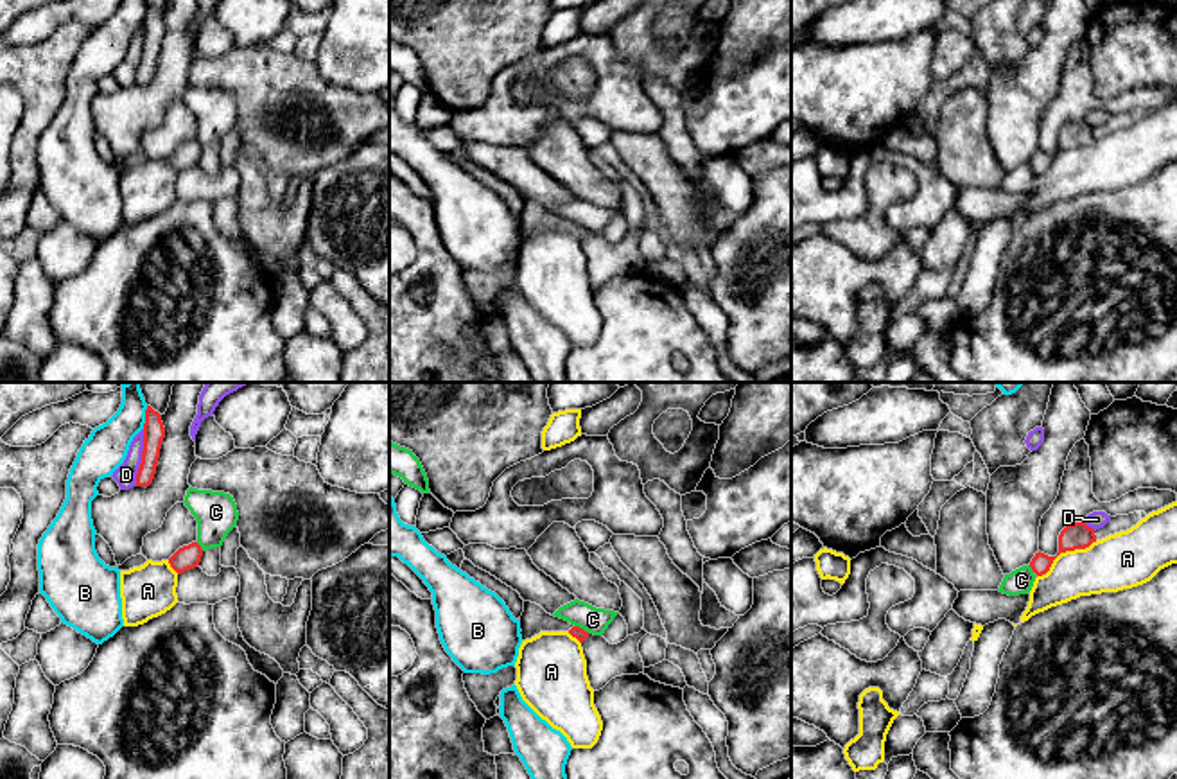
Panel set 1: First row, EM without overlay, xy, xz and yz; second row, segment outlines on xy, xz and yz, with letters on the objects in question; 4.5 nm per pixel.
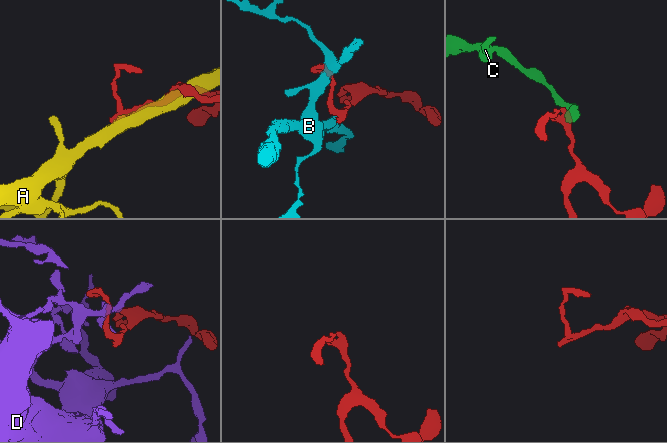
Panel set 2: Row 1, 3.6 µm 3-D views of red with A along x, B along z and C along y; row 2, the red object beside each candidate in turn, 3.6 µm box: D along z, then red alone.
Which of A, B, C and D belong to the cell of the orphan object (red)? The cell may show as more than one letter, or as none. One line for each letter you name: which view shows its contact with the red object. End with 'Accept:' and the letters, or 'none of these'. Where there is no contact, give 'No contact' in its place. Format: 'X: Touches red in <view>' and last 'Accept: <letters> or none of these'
Accept: none of these

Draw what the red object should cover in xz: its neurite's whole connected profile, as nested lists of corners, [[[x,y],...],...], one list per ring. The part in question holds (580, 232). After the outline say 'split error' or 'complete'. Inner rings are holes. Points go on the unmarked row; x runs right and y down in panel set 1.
[[[524,199],[524,210],[520,214],[520,228],[522,239],[531,237],[540,230],[569,230],[580,241],[583,241],[588,235],[588,230],[585,230],[583,226],[547,212],[540,203],[531,199]]] | split error

